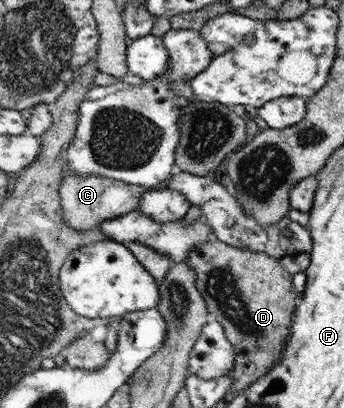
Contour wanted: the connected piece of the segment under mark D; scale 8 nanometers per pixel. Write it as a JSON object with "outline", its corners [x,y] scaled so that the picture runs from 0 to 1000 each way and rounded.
{"outline":[[[634,591],[584,596],[573,608],[552,610],[544,645],[570,669],[570,701],[599,740],[608,777],[645,797],[657,828],[680,850],[683,897],[674,909],[680,931],[666,958],[703,961],[750,926],[785,914],[785,904],[797,904],[797,895],[808,895],[814,877],[823,877],[834,838],[846,826],[849,777],[872,728],[852,703],[852,674],[823,654],[820,640],[797,630],[689,610]]]}

